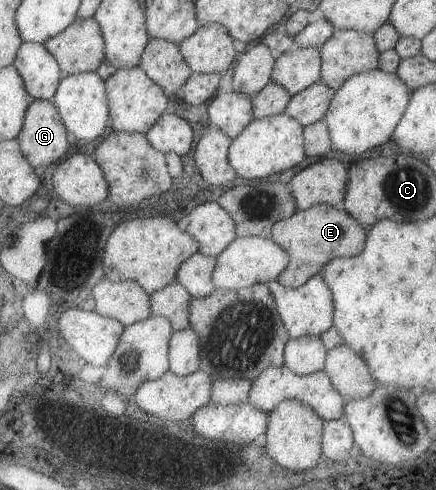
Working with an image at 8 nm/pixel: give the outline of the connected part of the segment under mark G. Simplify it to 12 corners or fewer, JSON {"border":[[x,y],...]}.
{"border":[[36,100],[18,140],[37,169],[70,150],[53,102]]}

